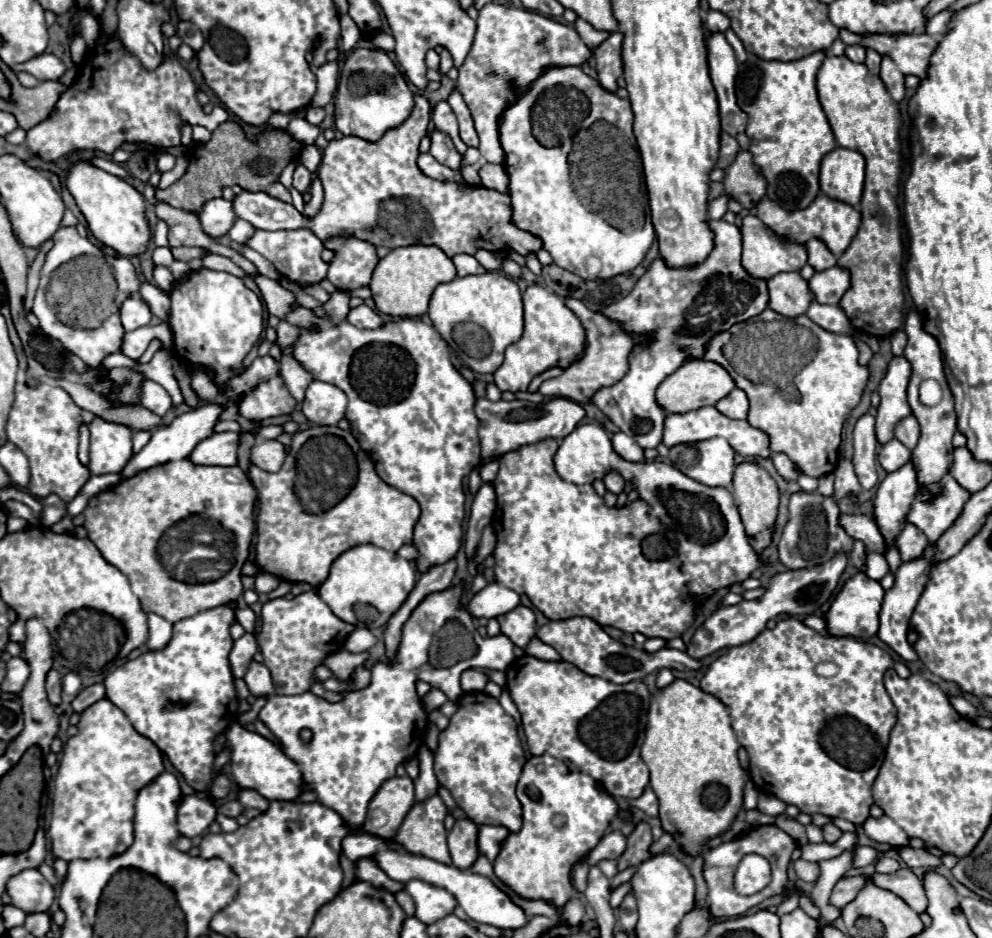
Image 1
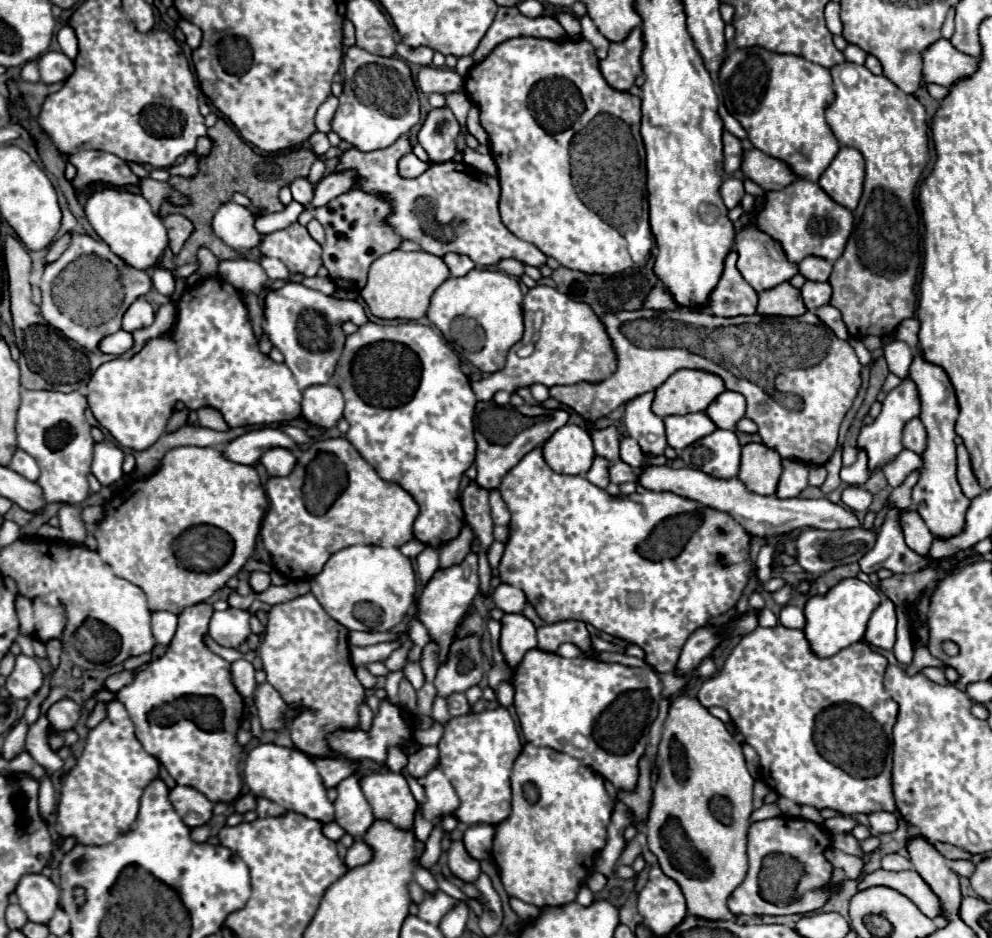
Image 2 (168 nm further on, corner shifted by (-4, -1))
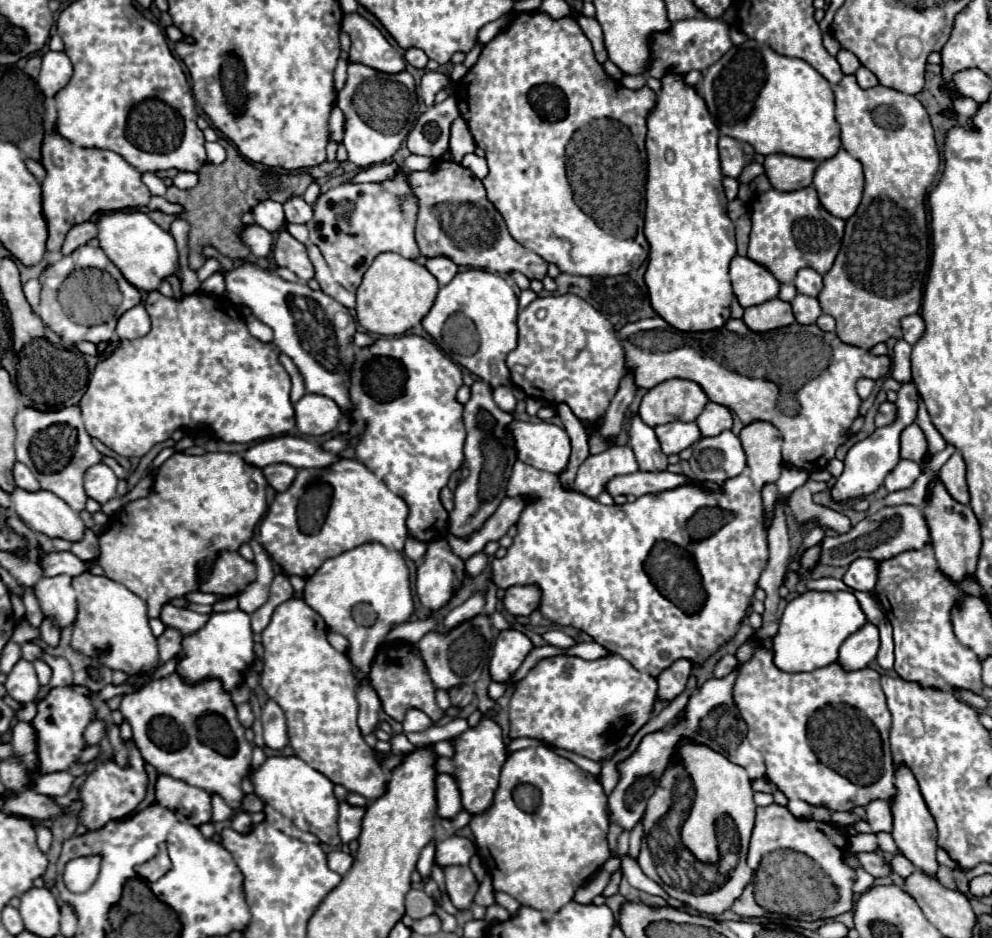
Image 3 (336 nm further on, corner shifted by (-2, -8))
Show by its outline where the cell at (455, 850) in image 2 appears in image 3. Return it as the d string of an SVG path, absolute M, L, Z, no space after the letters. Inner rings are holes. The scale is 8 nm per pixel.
M444 867L444 875L446 875L446 891L452 903L458 909L468 909L468 905L472 903L478 891L478 881L472 869L470 867Z

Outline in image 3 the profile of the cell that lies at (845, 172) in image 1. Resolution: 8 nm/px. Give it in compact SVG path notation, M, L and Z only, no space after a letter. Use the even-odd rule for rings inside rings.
M840 149L834 157L818 165L814 173L814 187L826 211L840 219L848 219L856 213L862 199L864 175L860 161Z

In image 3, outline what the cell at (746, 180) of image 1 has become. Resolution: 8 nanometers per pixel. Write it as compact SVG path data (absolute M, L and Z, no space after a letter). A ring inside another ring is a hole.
M768 155L764 159L764 171L770 185L778 191L796 191L812 185L818 161L790 157L790 155Z

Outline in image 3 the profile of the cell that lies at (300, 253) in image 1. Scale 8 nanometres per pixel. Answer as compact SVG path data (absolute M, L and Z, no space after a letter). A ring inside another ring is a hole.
M282 229L272 247L274 261L278 267L286 267L298 275L298 279L308 281L314 277L314 265L308 259L306 247L294 239L286 229Z

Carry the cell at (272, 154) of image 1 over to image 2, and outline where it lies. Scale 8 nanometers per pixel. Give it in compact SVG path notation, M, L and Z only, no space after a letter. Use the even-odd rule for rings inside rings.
M218 120L212 128L208 128L208 136L214 140L214 148L212 148L212 152L208 156L200 158L200 174L196 178L170 176L170 180L168 180L170 186L174 186L182 194L190 196L192 204L186 206L186 208L180 208L180 206L174 206L170 202L164 202L160 206L160 212L158 212L162 218L170 216L170 214L182 214L194 224L194 230L192 230L190 238L186 240L180 256L174 258L176 266L196 262L196 252L198 252L200 246L210 248L220 260L238 260L240 254L234 248L230 248L228 244L224 244L212 230L212 216L216 214L216 210L222 204L230 202L232 194L240 192L240 194L244 194L244 196L248 196L252 200L252 206L262 206L268 212L280 212L284 208L278 202L280 188L288 186L296 178L306 178L310 166L316 160L314 152L308 150L308 148L300 148L300 154L298 154L298 150L290 150L290 152L270 154L270 158L262 158L262 156L254 154L252 148L224 120Z

